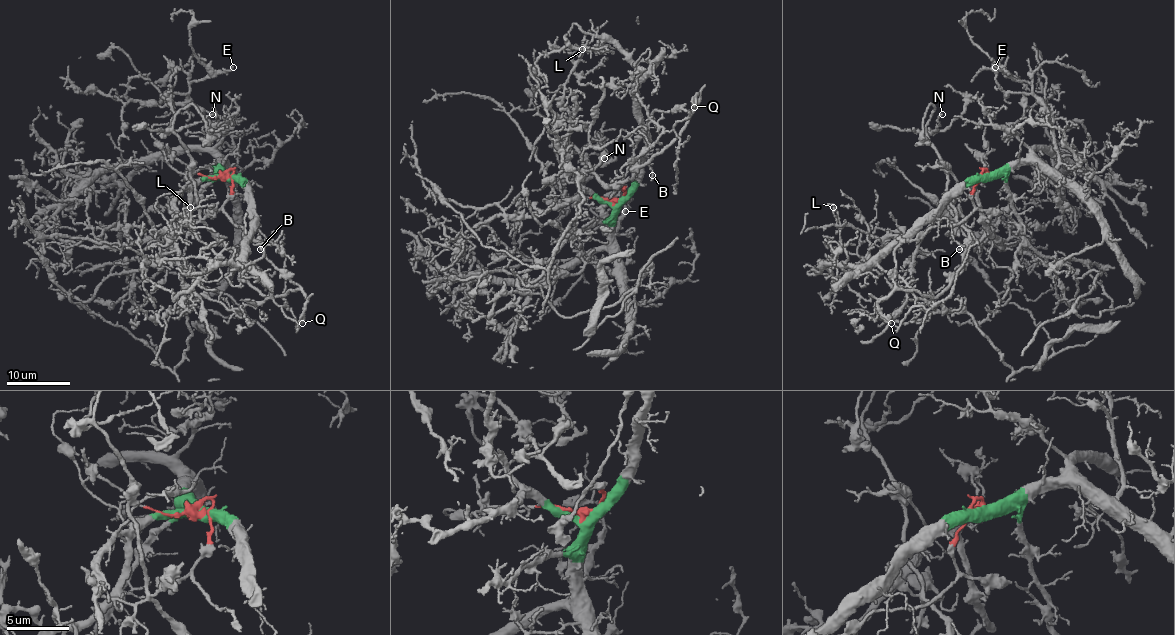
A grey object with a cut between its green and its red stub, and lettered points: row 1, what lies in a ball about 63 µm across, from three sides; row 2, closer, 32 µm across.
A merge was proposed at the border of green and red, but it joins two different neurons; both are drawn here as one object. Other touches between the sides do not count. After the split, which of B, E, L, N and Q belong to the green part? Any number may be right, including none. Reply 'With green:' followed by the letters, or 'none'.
With green: B, E, L

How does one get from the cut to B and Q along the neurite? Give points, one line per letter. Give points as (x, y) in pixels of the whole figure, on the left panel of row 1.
B: (225, 177), (235, 179), (246, 190), (246, 201), (256, 219), (260, 249)
Q: (224, 177), (232, 179), (224, 211), (256, 241), (264, 256), (300, 287), (307, 300), (302, 323)

